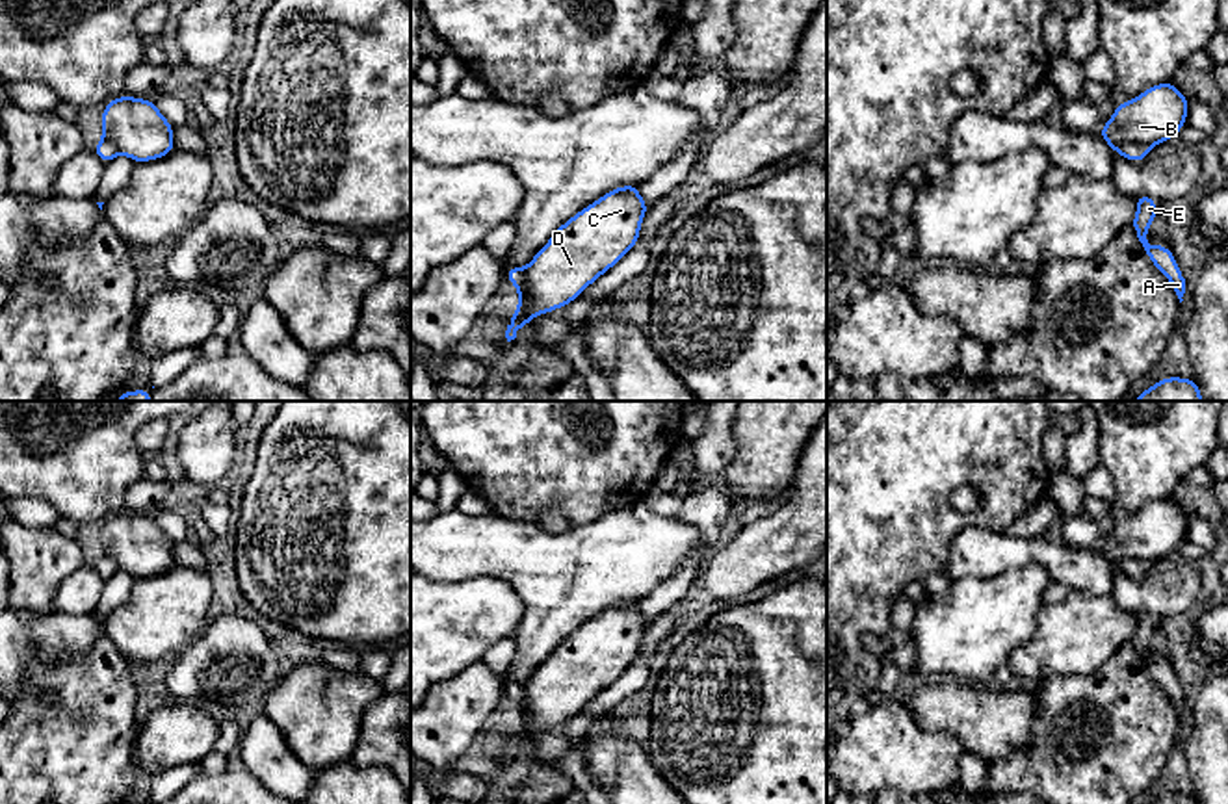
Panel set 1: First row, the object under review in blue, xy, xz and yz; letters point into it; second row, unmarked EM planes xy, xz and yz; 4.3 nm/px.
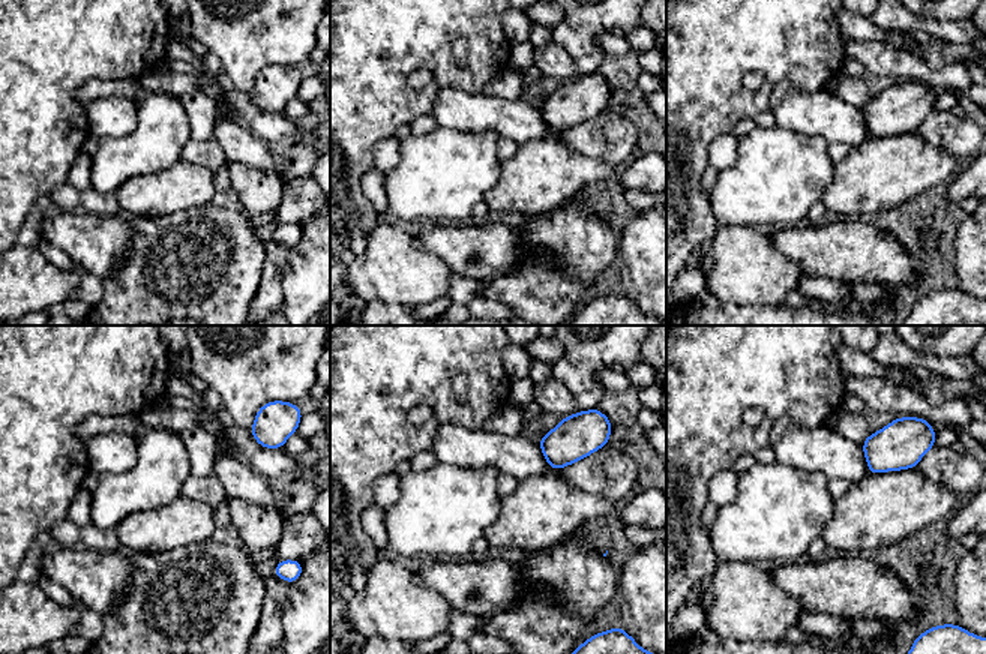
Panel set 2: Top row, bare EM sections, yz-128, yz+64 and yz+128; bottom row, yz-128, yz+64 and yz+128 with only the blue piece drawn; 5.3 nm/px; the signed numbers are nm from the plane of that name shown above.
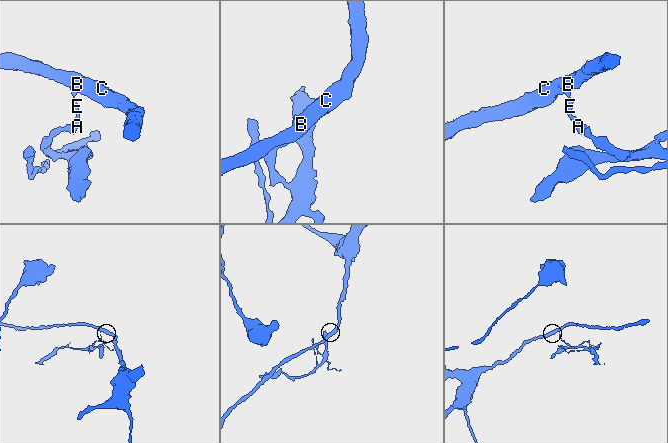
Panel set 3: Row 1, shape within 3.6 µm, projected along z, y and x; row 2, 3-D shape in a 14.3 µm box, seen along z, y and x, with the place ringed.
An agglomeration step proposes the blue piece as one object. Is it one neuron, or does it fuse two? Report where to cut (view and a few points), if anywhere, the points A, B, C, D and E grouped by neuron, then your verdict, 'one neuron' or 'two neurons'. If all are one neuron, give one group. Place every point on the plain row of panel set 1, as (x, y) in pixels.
yz (1149, 561), (1123, 559), (1115, 567) | A E / B C D | two neurons

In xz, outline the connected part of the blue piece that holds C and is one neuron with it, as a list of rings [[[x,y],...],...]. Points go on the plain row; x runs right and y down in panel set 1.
[[[632,600],[604,609],[565,637],[524,683],[528,706],[518,713],[518,724],[511,730],[505,746],[507,758],[515,756],[516,748],[533,733],[578,715],[589,700],[628,670],[639,657],[641,639],[648,626],[650,622],[639,611],[639,600]]]

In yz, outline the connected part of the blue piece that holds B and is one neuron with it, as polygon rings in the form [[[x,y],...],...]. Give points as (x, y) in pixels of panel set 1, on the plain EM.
[[[1170,498],[1144,505],[1137,514],[1115,522],[1098,551],[1117,568],[1124,559],[1148,561],[1178,553],[1187,540],[1189,516]]]

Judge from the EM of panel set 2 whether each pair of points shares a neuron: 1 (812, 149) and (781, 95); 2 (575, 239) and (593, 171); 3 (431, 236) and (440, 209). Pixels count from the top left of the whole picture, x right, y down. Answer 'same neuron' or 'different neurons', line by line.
1: different neurons
2: different neurons
3: different neurons

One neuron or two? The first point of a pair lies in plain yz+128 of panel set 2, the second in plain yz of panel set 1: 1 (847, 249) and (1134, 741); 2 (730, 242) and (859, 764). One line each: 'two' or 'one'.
1: two
2: one

